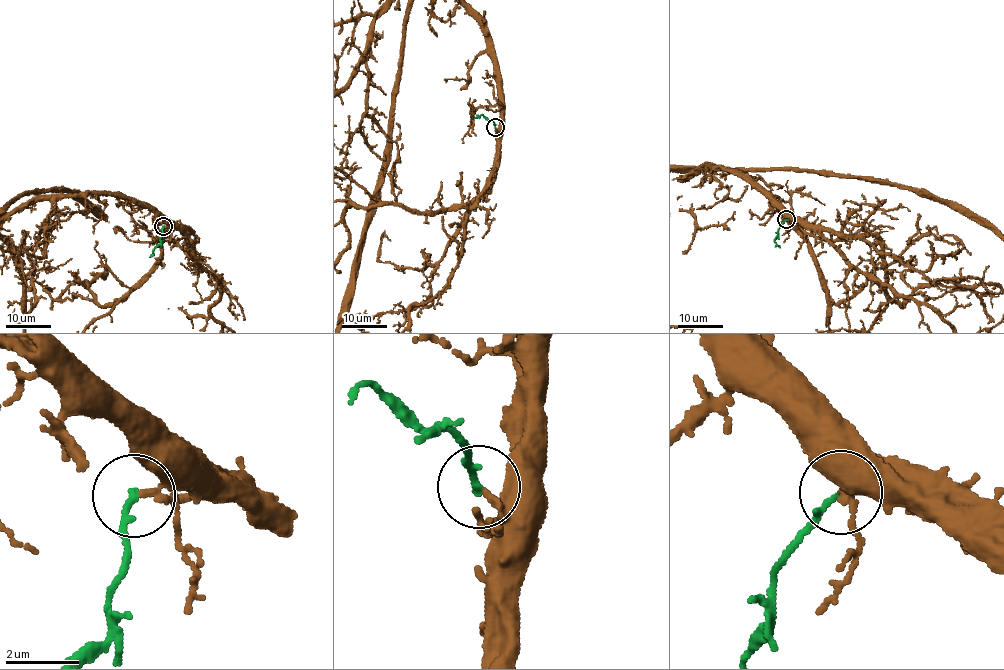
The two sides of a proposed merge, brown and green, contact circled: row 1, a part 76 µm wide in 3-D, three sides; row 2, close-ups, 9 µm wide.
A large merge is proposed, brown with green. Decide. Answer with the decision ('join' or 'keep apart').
keep apart

